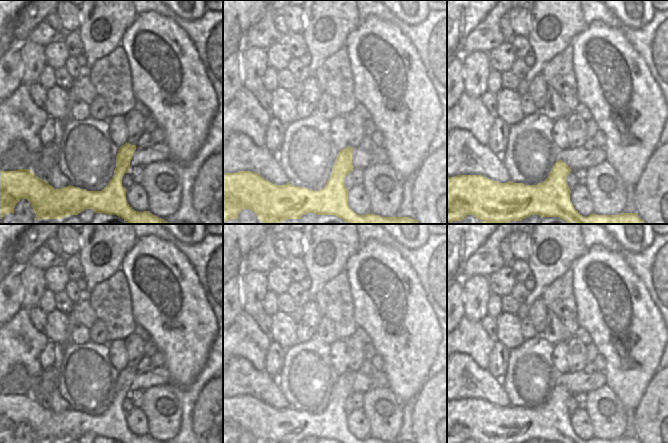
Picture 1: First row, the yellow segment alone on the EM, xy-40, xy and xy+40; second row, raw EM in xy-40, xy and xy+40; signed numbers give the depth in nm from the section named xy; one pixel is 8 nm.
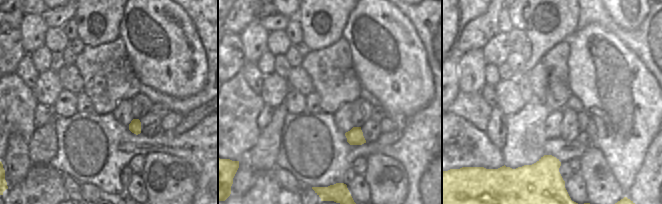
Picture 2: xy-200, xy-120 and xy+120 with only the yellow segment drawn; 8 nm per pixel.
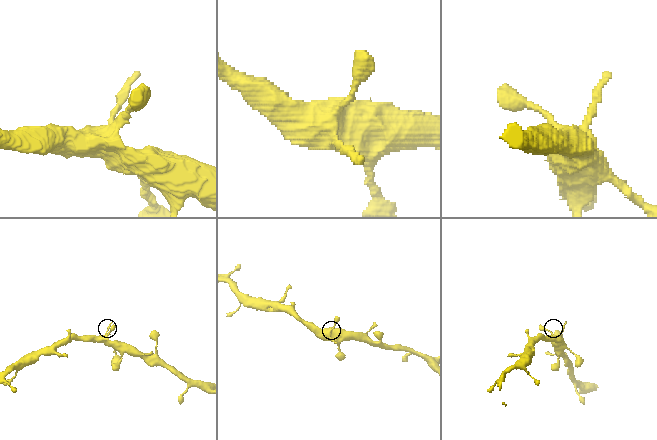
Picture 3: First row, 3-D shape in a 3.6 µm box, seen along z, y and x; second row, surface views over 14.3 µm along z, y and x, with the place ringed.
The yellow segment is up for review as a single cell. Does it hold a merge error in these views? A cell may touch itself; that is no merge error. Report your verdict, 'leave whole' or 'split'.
leave whole

